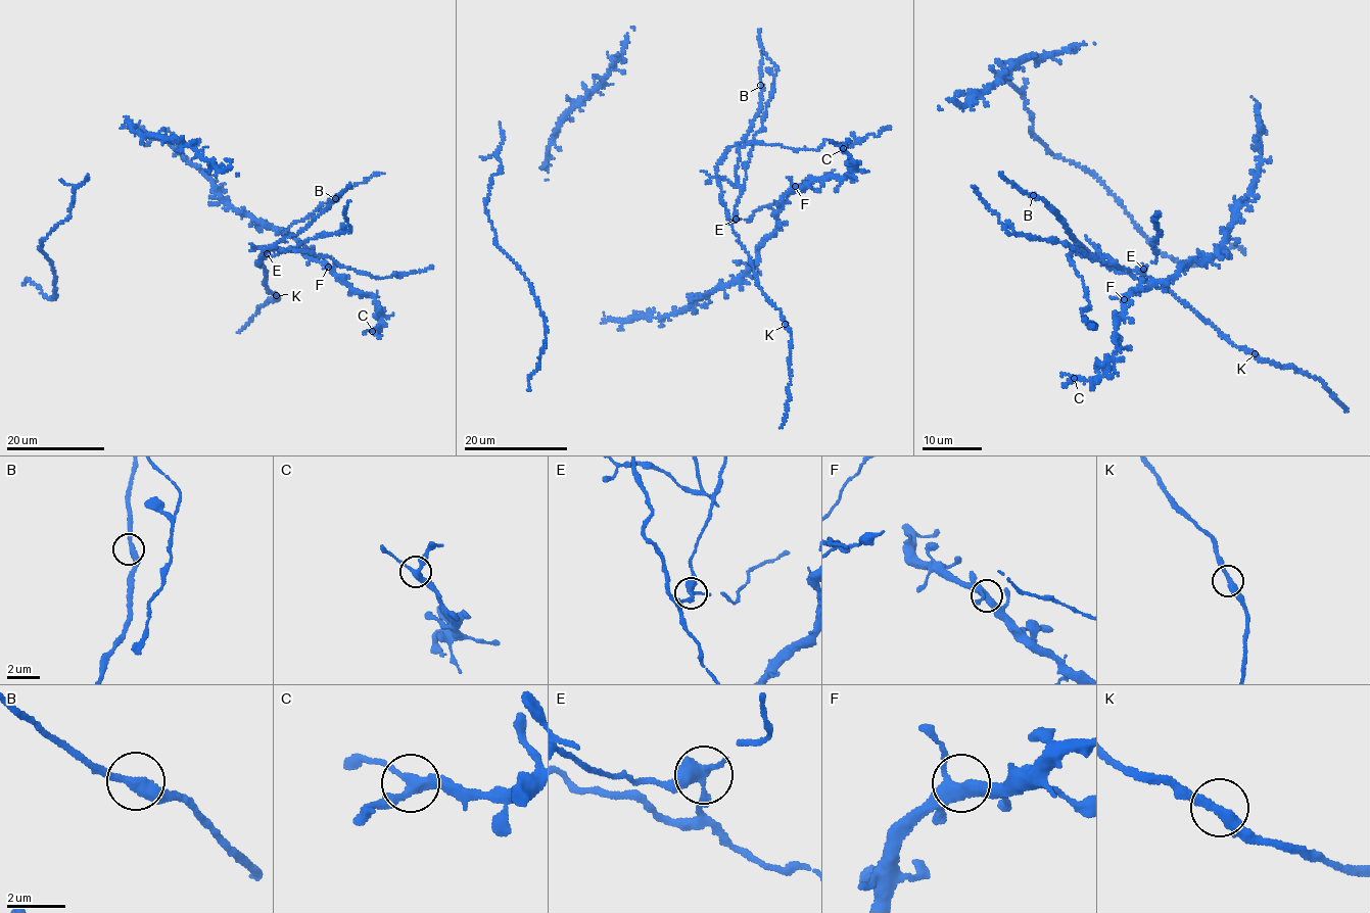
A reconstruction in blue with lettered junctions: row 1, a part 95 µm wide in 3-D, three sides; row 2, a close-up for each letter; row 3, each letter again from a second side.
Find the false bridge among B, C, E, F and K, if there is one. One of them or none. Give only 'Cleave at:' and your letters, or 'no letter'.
Cleave at: E

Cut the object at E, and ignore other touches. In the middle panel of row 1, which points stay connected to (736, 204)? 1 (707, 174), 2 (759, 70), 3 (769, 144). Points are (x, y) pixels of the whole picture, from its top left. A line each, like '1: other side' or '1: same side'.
1: same side
2: other side
3: same side

